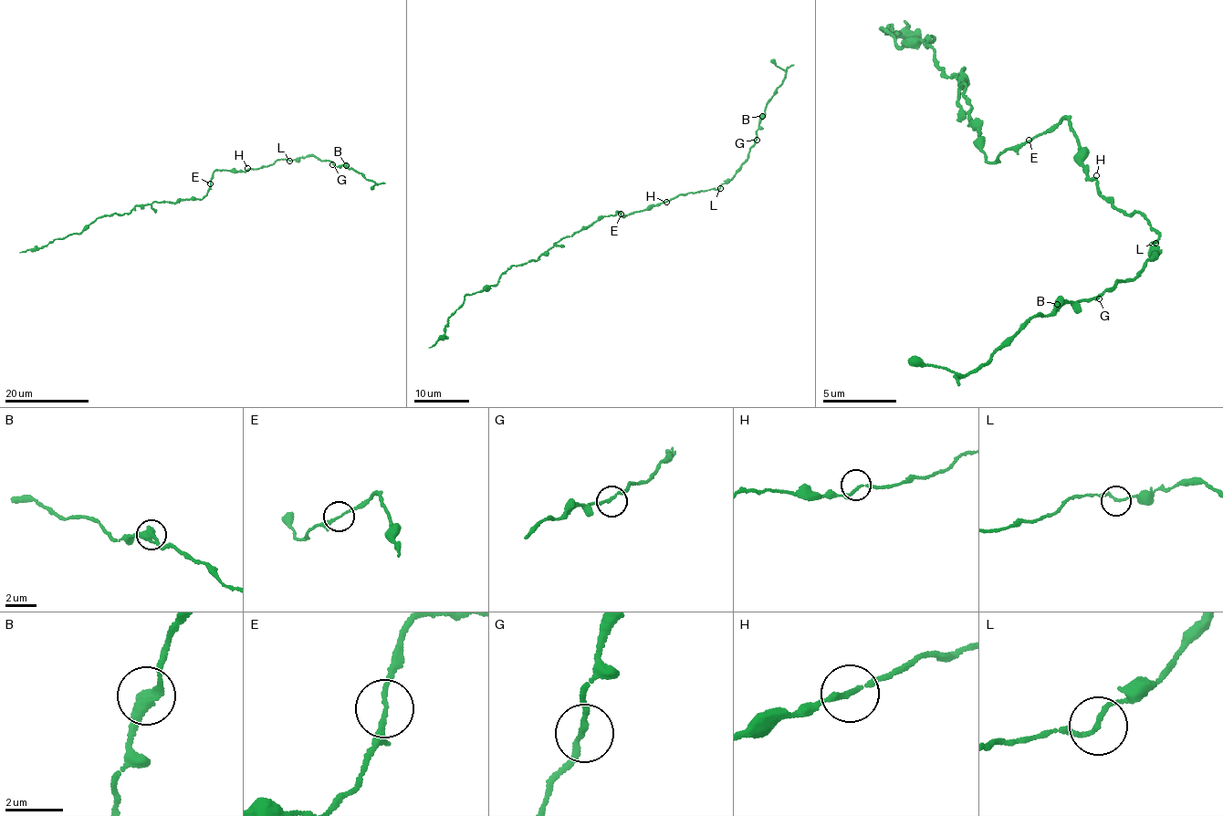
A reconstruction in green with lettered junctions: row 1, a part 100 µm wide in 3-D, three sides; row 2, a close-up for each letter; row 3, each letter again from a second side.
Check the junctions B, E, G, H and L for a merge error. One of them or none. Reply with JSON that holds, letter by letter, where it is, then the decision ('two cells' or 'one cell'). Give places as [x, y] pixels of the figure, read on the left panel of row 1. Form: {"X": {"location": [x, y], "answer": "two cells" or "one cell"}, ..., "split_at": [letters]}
{"B": {"location": [346, 165], "answer": "one cell"}, "E": {"location": [210, 183], "answer": "one cell"}, "G": {"location": [332, 164], "answer": "one cell"}, "H": {"location": [247, 168], "answer": "one cell"}, "L": {"location": [289, 161], "answer": "one cell"}, "split_at": []}

